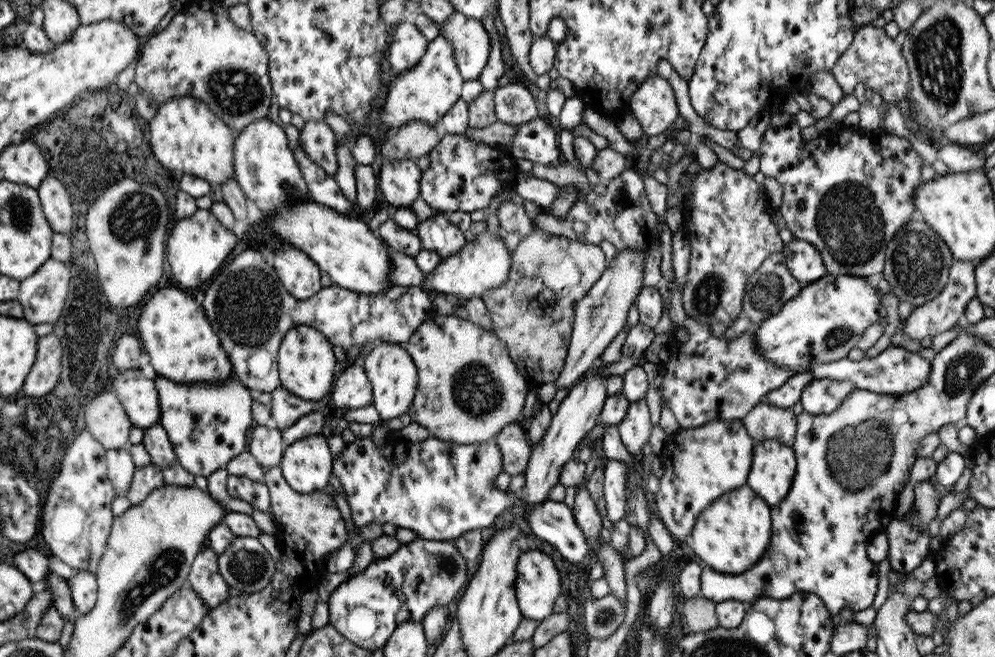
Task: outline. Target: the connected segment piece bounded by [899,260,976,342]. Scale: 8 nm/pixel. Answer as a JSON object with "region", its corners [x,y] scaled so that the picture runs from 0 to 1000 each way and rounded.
{"region":[[[959,396],[955,405],[951,431],[944,443],[944,447],[940,454],[920,467],[912,487],[906,493],[904,502],[924,521],[930,511],[937,514],[938,510],[950,505],[952,501],[956,501],[964,487],[968,487],[970,467],[976,454],[980,451],[979,405],[975,399]]]}

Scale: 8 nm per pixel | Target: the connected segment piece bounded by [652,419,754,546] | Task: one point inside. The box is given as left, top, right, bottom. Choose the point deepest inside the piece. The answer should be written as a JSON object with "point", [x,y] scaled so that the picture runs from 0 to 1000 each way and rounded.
{"point":[703,706]}

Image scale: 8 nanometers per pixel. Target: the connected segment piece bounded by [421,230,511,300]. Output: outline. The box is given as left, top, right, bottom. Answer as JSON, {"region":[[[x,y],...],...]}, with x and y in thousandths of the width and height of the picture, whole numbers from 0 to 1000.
{"region":[[[489,352],[477,358],[475,370],[467,368],[461,385],[443,394],[431,417],[426,419],[424,441],[434,438],[441,446],[456,447],[456,452],[469,457],[471,452],[483,454],[489,440],[504,435],[510,423],[510,412],[514,405],[514,385],[508,377],[506,353],[503,361],[495,361]]]}

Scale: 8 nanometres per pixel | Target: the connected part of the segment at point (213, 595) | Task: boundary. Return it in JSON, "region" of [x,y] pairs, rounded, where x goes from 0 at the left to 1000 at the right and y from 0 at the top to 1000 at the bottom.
{"region":[[[205,831],[193,852],[187,889],[194,896],[204,915],[206,924],[214,925],[230,910],[229,889],[224,883],[217,865],[219,846],[210,834]]]}

